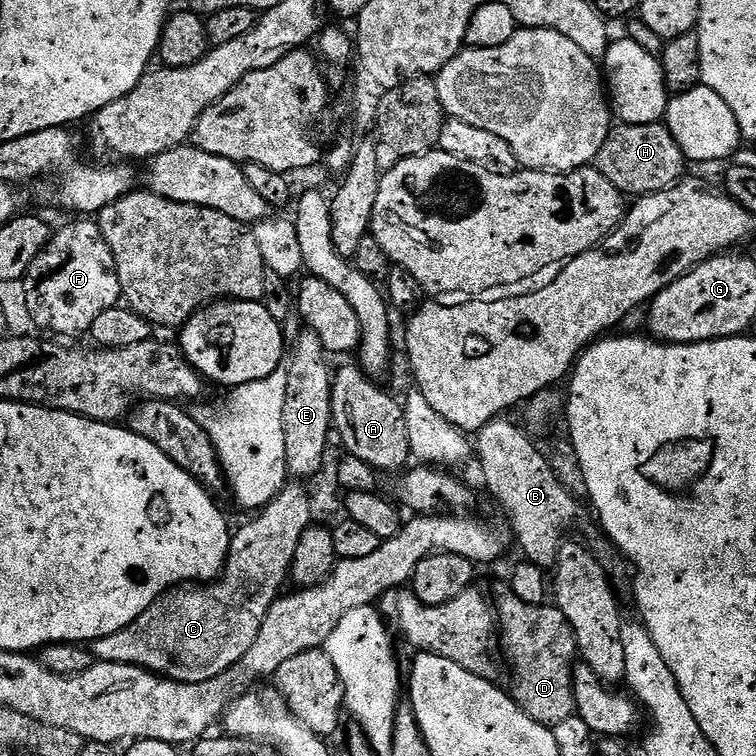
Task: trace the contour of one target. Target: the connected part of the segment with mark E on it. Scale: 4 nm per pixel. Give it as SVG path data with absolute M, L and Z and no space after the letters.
M304 330L295 337L290 351L286 356L286 402L282 402L282 430L286 434L286 466L289 477L304 482L312 478L322 466L323 452L328 449L334 429L332 426L332 378L333 369L328 369L329 357L324 350L324 344L312 333Z

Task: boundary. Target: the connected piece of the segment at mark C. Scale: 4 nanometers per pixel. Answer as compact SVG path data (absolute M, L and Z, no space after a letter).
M296 482L289 483L267 504L249 524L231 533L228 541L228 562L219 577L211 582L189 582L163 592L142 615L134 618L130 626L106 638L91 641L90 647L97 661L105 664L133 664L176 681L178 684L201 684L218 678L224 672L237 667L243 661L246 650L254 646L258 630L262 630L262 618L281 595L284 580L289 579L294 562L294 550L298 550L298 538L313 523L310 516L309 493Z

